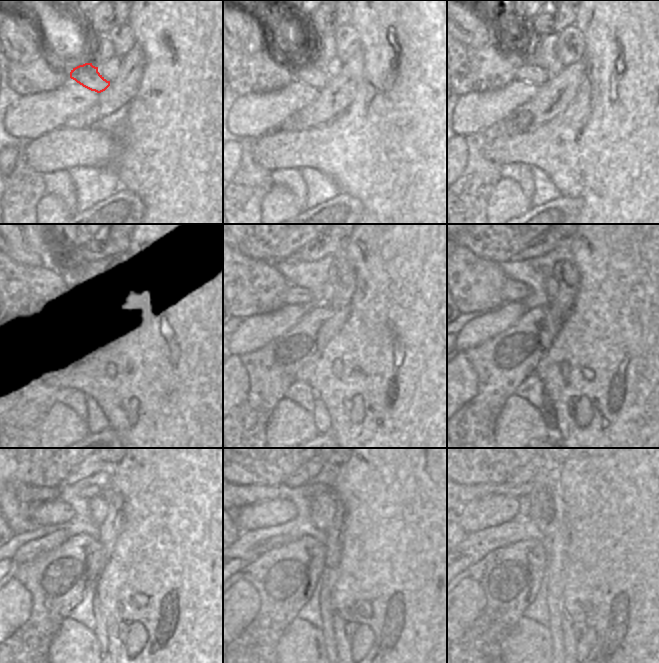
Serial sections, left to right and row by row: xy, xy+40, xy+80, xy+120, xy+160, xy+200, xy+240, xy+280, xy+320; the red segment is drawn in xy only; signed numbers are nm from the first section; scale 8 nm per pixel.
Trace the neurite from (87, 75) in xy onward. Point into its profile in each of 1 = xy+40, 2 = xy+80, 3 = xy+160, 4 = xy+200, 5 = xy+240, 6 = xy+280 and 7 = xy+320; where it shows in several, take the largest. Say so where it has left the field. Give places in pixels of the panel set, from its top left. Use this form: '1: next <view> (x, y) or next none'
1: next xy+40 (314, 76)
2: next xy+80 (534, 74)
3: next xy+160 (295, 295)
4: next xy+200 (513, 290)
5: next xy+240 (55, 512)
6: next xy+280 (274, 512)
7: next xy+320 (479, 514)

